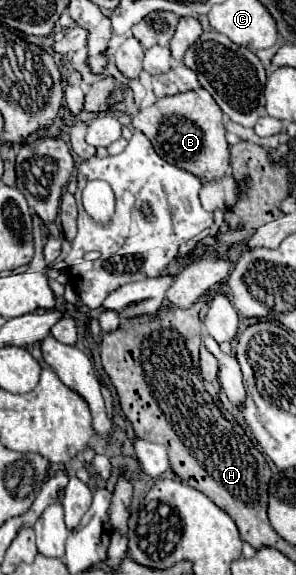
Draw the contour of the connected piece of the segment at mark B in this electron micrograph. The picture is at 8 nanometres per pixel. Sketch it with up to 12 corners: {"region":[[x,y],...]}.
{"region":[[204,88],[132,118],[160,158],[204,180],[230,168],[222,110]]}

